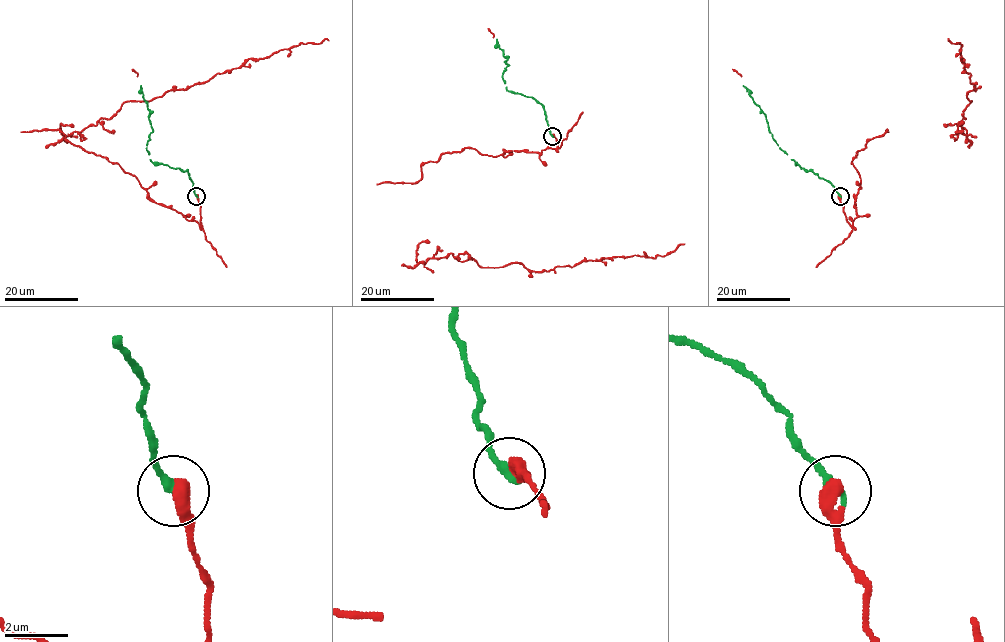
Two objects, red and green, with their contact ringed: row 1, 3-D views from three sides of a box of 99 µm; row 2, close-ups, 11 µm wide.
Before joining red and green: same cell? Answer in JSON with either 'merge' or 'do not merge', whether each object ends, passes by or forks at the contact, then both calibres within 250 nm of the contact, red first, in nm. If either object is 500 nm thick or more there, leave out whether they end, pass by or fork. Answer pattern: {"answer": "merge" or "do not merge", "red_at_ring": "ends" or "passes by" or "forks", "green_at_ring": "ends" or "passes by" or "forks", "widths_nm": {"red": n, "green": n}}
{"answer": "merge", "widths_nm": {"red": 500, "green": 320}}

